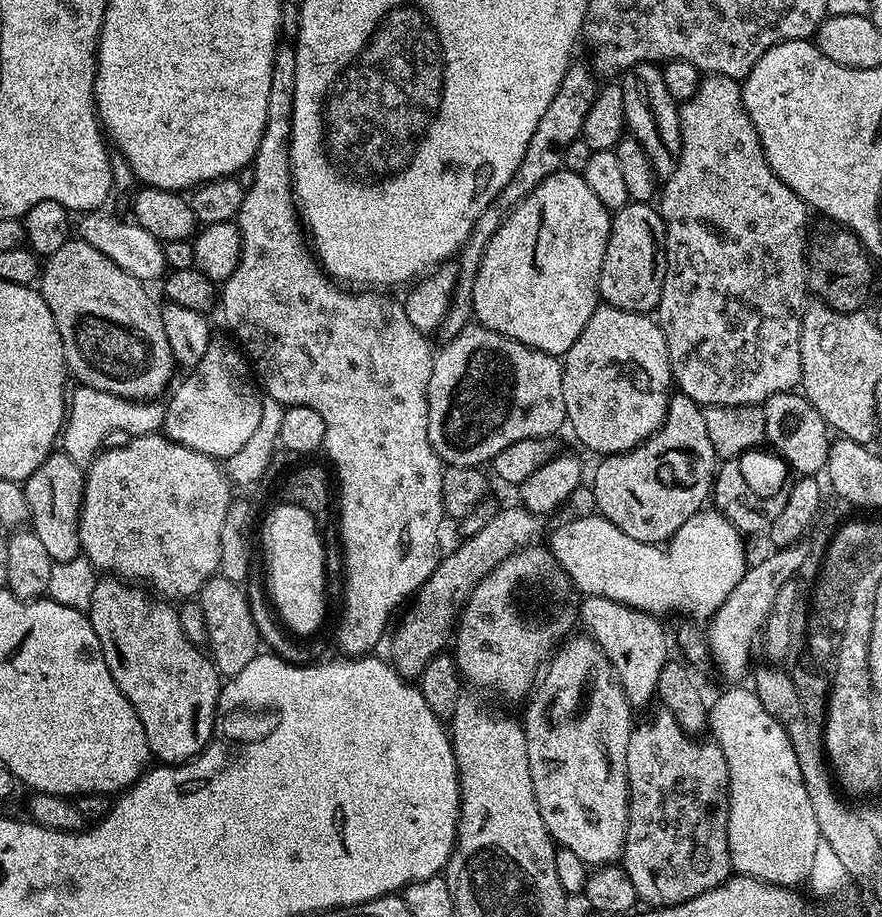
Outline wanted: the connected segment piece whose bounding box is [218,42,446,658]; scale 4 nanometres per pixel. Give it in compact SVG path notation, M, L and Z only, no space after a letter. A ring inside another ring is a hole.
M288 42L277 45L274 66L270 74L270 99L266 101L266 130L262 130L262 142L256 151L256 159L250 165L250 183L247 185L244 201L234 223L240 230L240 257L234 274L223 281L222 291L218 296L218 304L224 307L224 320L228 328L237 336L239 347L246 353L248 360L262 385L263 391L273 396L280 406L310 406L310 410L318 410L322 414L322 422L326 422L326 438L323 451L328 452L332 459L331 467L334 476L340 479L338 484L338 504L340 500L340 540L344 543L344 613L340 616L340 648L345 657L355 658L366 656L377 651L376 643L389 631L388 619L396 612L396 607L404 599L415 597L420 585L434 574L438 566L442 549L440 549L440 527L446 521L444 503L442 502L442 478L445 463L440 459L430 442L428 427L428 387L434 359L434 348L428 345L429 337L423 332L414 330L410 318L406 318L406 310L399 299L391 300L391 295L380 290L345 290L333 281L320 266L305 233L292 191L292 163L288 153L288 139L292 133L292 107L294 106L294 78L297 77L297 56L295 47Z

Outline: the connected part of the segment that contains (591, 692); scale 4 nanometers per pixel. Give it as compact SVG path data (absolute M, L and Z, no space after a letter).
M572 634L553 651L538 676L538 683L527 697L528 709L522 715L524 733L526 734L526 755L530 758L530 778L534 782L534 798L538 802L538 814L542 814L542 822L559 847L578 854L582 862L589 866L612 866L624 855L624 839L628 829L628 771L626 770L626 746L630 746L630 734L634 727L632 712L634 706L626 698L623 686L616 678L612 663L607 654L592 640L591 636Z

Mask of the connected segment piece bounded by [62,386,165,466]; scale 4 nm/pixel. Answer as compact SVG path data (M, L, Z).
M76 386L76 389L74 389L73 392L71 389L70 399L67 401L66 404L66 419L64 421L64 426L62 429L62 450L67 456L71 458L71 460L73 460L74 463L81 466L87 465L89 462L95 460L101 449L105 447L106 441L104 441L104 439L106 439L107 436L111 434L111 432L125 432L125 437L128 438L131 438L133 436L150 436L159 433L164 422L164 411L165 409L156 402L137 402L134 400L124 400L121 398L121 396L115 396L114 394L110 394L106 390L94 390L93 388Z

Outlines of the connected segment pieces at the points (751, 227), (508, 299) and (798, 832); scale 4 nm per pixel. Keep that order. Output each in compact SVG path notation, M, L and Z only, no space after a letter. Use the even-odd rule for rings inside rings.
M705 75L698 90L689 100L679 105L680 110L680 157L672 176L663 181L662 191L658 196L658 211L664 220L666 234L666 278L662 282L660 305L654 309L662 334L666 338L672 378L675 387L701 406L713 405L755 405L760 406L779 392L793 391L800 384L800 327L804 310L810 300L808 286L808 265L806 263L806 245L810 240L808 215L810 209L782 178L770 170L764 157L764 147L760 144L758 130L750 122L750 114L744 109L744 93L741 81L725 76Z
M561 170L547 176L523 202L517 204L490 238L472 287L475 323L511 340L542 350L557 358L578 342L586 322L600 300L600 271L606 254L612 216L586 186L579 171Z
M745 685L713 699L709 707L709 729L726 756L727 845L733 871L784 887L805 883L814 866L820 831L785 728L770 714L756 692Z

